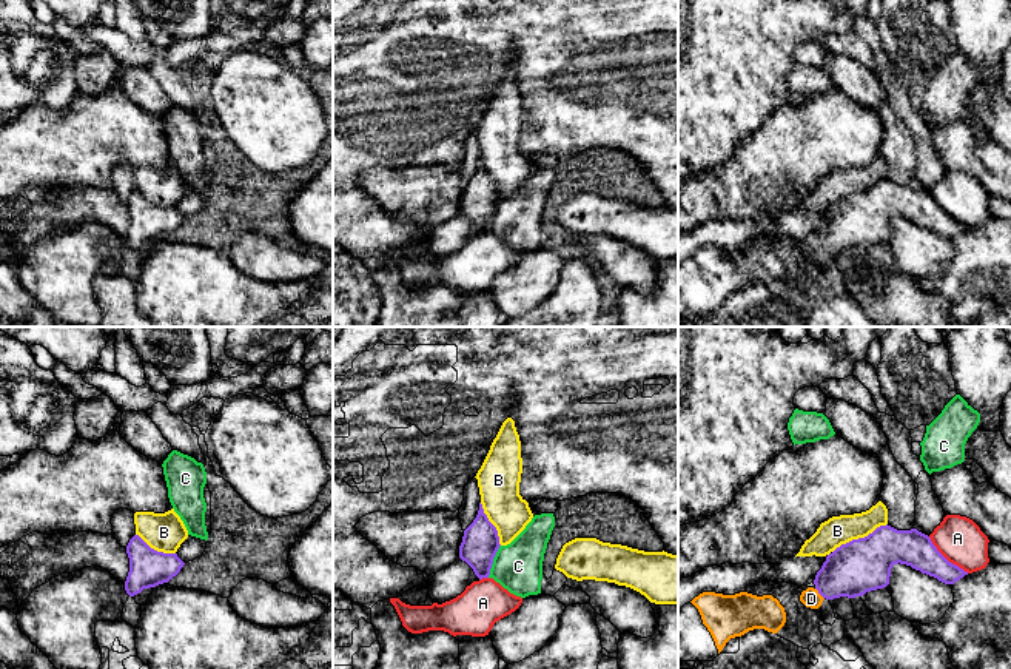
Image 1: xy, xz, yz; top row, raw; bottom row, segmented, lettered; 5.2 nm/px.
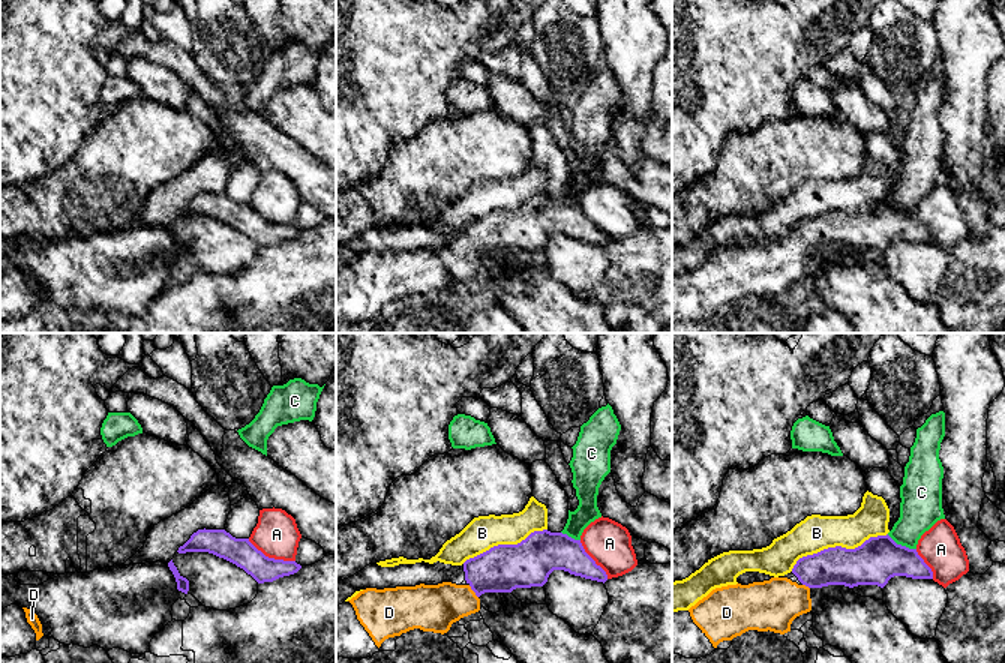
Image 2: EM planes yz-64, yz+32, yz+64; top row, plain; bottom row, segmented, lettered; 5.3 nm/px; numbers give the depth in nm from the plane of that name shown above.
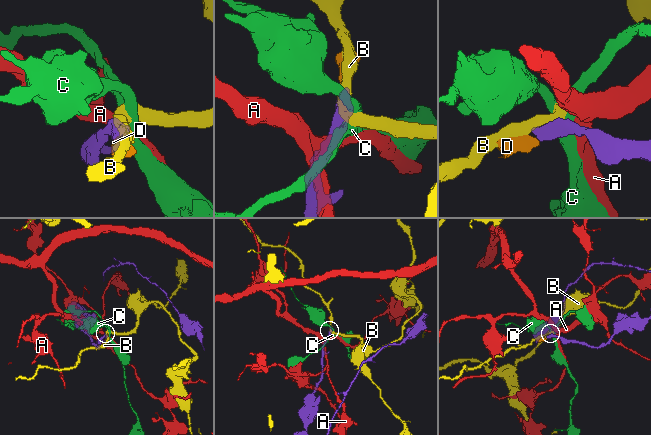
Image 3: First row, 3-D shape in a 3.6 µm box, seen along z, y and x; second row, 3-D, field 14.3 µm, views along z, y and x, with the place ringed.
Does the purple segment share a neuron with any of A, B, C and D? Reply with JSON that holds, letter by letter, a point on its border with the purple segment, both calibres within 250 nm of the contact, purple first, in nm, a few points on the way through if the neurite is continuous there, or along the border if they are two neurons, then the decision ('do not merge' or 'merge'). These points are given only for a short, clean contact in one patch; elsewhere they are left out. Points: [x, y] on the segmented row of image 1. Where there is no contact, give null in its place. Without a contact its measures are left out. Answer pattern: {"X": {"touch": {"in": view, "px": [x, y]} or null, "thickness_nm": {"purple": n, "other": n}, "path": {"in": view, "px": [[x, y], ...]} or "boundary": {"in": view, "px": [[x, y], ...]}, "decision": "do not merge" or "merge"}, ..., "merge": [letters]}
{"A": {"touch": {"in": "yz", "px": [945, 558]}, "thickness_nm": {"purple": 190, "other": 240}, "decision": "do not merge"}, "B": {"touch": {"in": "yz", "px": [859, 538]}, "thickness_nm": {"purple": 280, "other": 150}, "decision": "do not merge"}, "C": {"touch": {"in": "xz", "px": [492, 561]}, "thickness_nm": {"purple": 190, "other": 260}, "boundary": {"in": "xz", "px": [[500, 544], [487, 577]]}, "decision": "do not merge"}, "D": {"touch": {"in": "yz", "px": [819, 592]}, "thickness_nm": {"purple": 280, "other": 100}, "path": {"in": "yz", "px": [[853, 569], [832, 580], [819, 592], [811, 598]]}, "decision": "merge"}, "merge": ["D"]}

